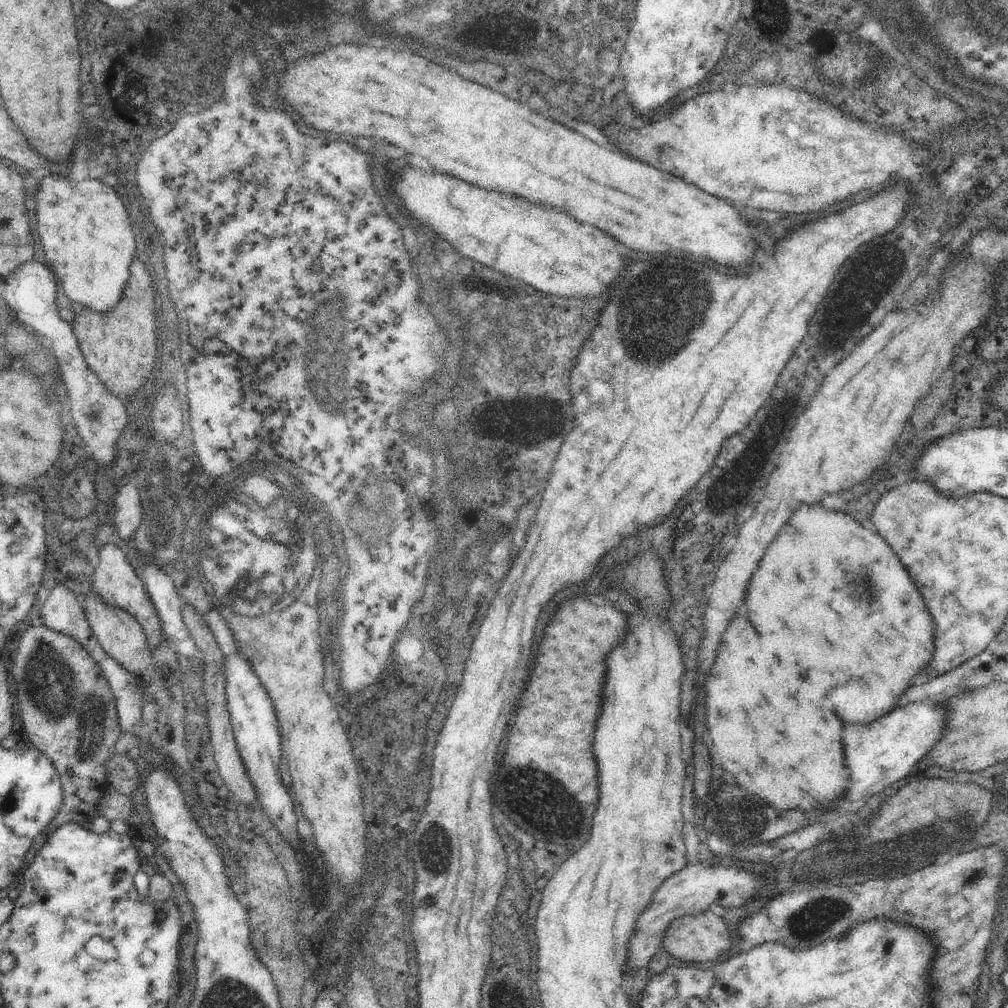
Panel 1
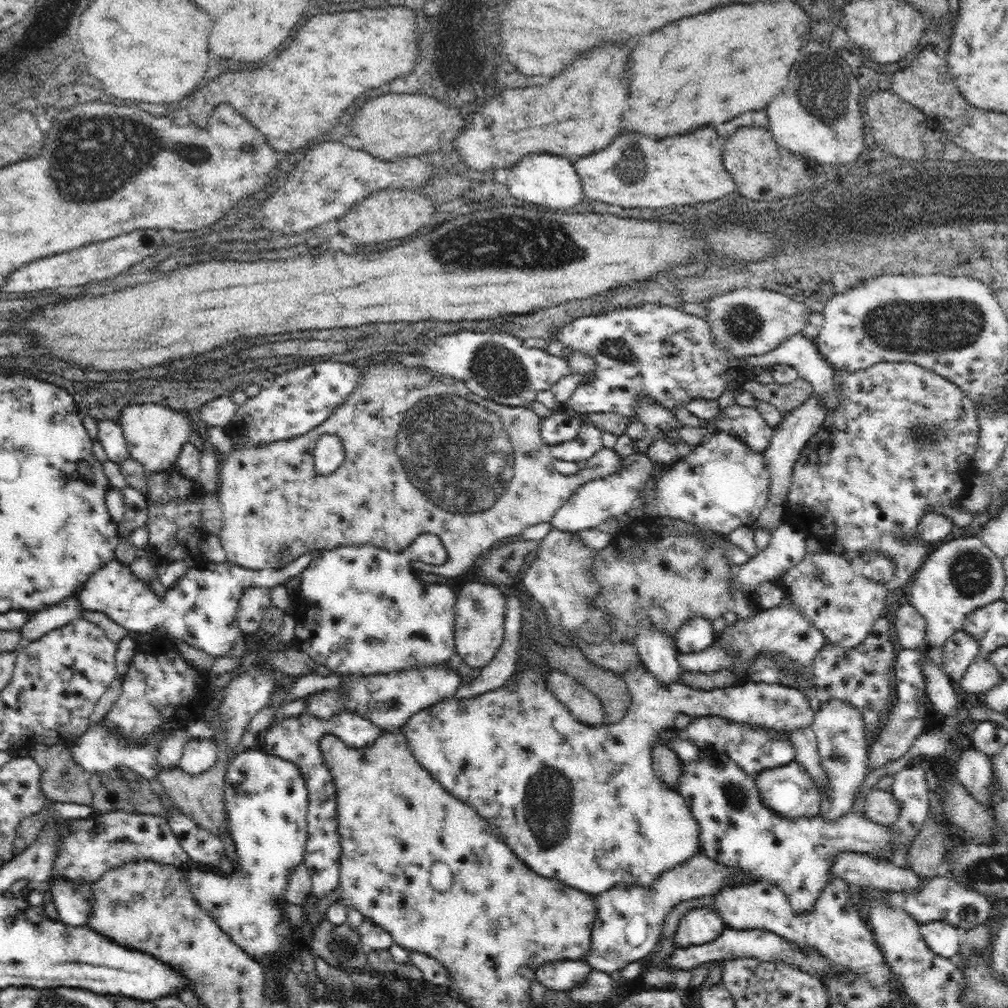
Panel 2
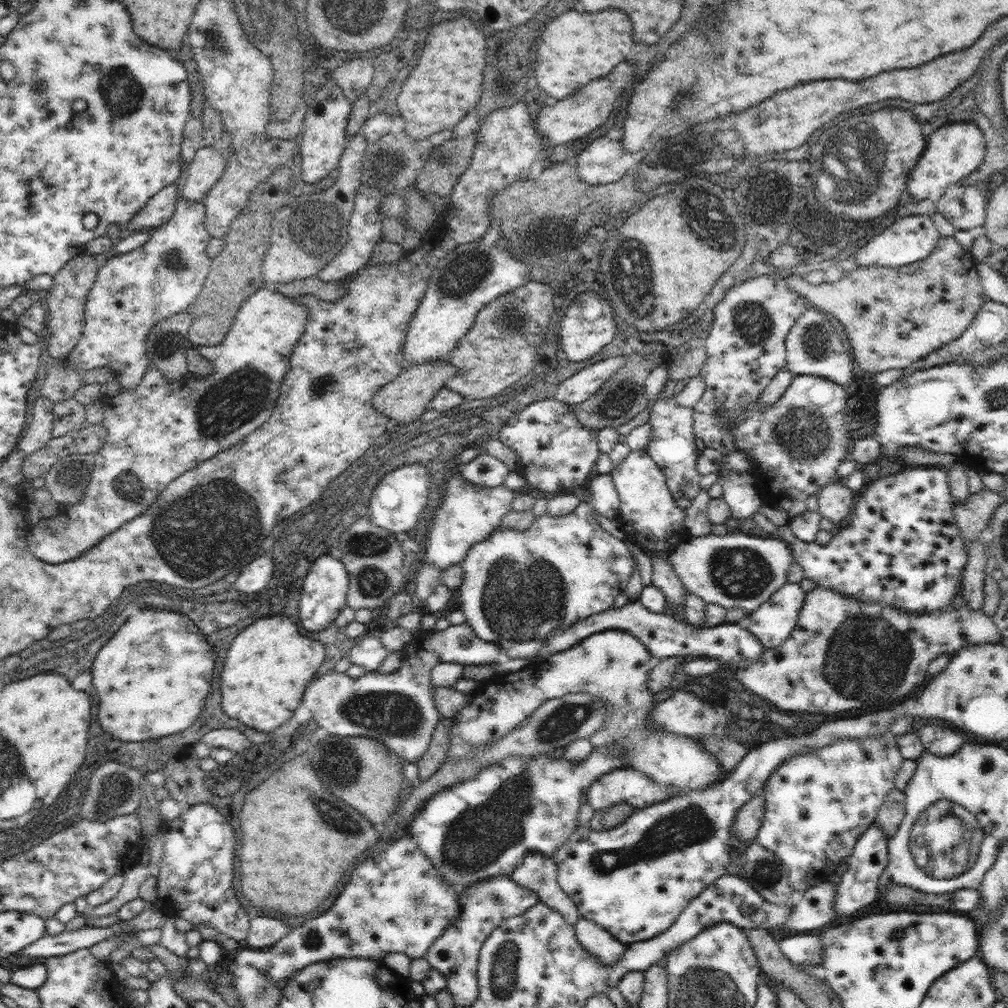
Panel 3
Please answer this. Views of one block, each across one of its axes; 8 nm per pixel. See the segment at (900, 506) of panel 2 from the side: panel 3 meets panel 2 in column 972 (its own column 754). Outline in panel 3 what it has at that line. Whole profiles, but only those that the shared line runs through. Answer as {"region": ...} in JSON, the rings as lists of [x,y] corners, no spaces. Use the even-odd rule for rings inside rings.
{"region":[[[795,375],[776,404],[761,410],[757,399],[743,412],[741,422],[729,424],[729,431],[733,432],[733,441],[738,450],[753,456],[750,472],[757,478],[756,488],[764,503],[768,503],[771,507],[782,507],[791,519],[807,509],[807,499],[818,494],[826,483],[840,480],[836,468],[842,461],[850,459],[851,448],[851,446],[846,448],[848,444],[848,424],[844,420],[846,400],[848,394],[840,384],[824,380],[821,376]]]}

